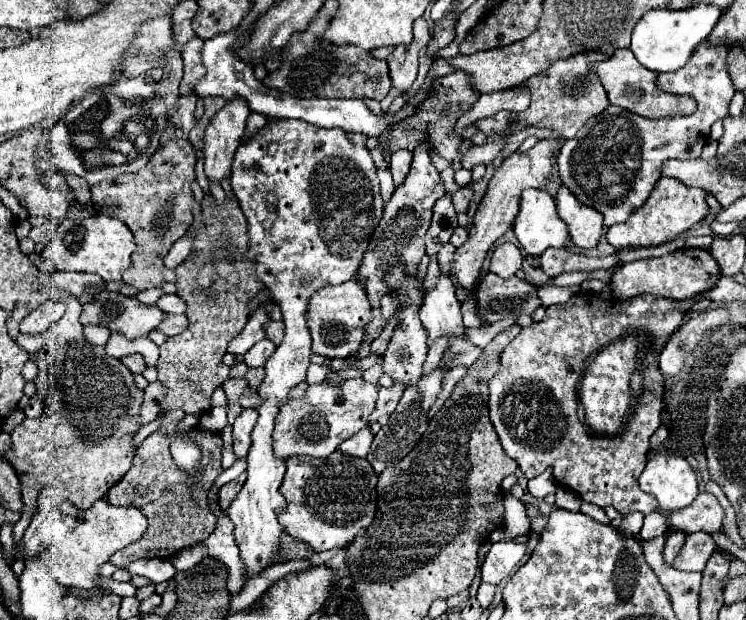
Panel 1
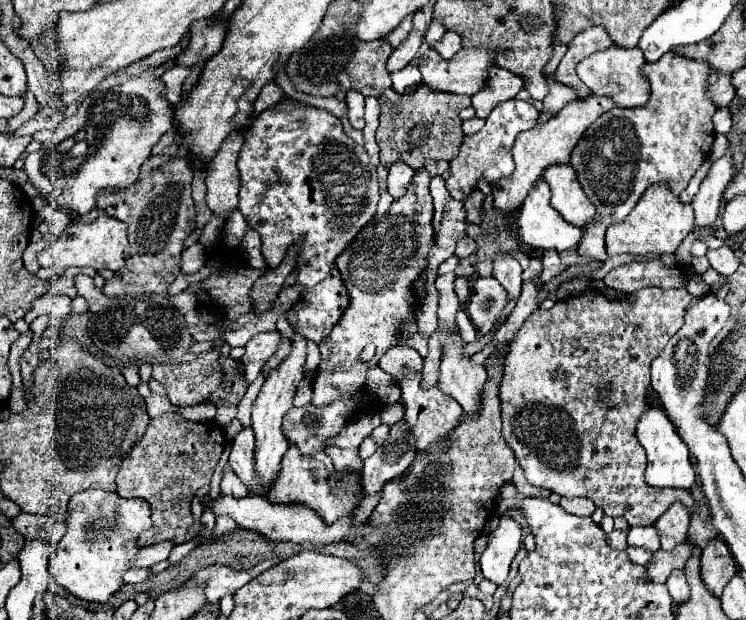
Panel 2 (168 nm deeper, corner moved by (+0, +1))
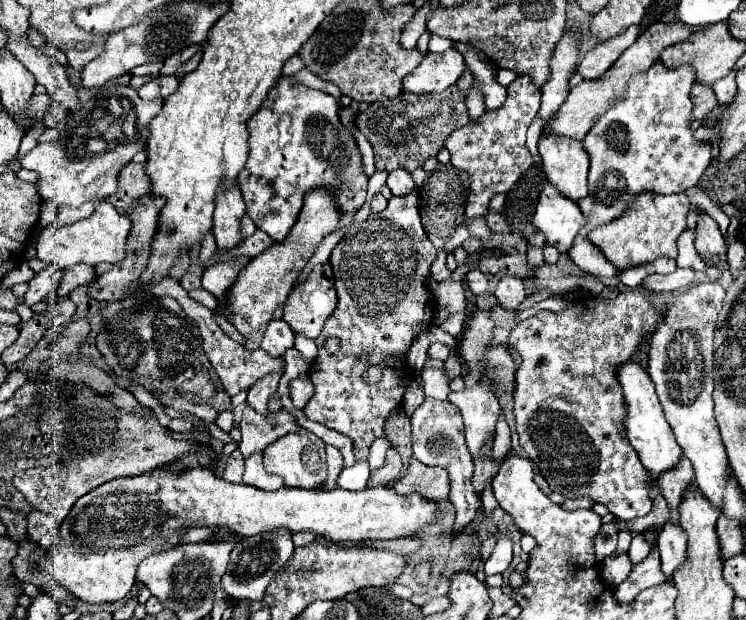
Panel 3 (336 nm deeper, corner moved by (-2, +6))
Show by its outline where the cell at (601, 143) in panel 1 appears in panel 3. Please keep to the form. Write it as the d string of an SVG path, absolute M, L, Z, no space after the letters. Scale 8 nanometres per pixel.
M656 62L646 72L638 72L630 78L628 90L624 98L620 98L616 104L612 104L590 128L590 132L584 138L584 148L590 154L590 174L588 174L588 196L578 202L582 214L588 218L588 224L582 228L582 234L574 240L572 250L568 252L576 266L580 266L586 274L592 274L596 278L614 278L616 266L610 266L606 258L602 258L600 252L596 252L596 246L586 240L586 234L598 226L610 224L616 218L620 218L628 204L642 192L654 192L654 194L678 194L686 192L688 188L698 186L704 170L710 166L712 160L712 148L708 142L698 142L692 136L690 122L692 122L692 100L690 100L690 86L696 80L696 72L690 66L680 68L666 68L662 62Z

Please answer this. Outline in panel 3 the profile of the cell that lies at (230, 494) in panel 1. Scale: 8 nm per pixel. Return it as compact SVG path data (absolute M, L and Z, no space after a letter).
M236 448L228 458L226 458L226 468L222 472L222 478L234 484L242 482L242 472L244 472L244 458L242 452Z

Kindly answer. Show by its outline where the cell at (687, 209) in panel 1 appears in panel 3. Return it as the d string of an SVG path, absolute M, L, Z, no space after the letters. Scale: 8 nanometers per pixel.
M652 192L640 194L634 198L634 202L628 206L626 214L622 214L618 220L610 222L608 226L600 226L592 230L586 238L600 248L600 252L616 266L638 266L646 262L654 262L660 256L676 260L676 240L686 230L686 214L688 214L690 202L686 194L672 194L672 196L658 196Z

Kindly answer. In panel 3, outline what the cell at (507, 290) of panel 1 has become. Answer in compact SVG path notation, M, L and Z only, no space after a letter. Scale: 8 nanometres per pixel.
M472 268L466 276L464 276L468 288L474 292L474 294L488 294L488 278L478 270L478 268Z

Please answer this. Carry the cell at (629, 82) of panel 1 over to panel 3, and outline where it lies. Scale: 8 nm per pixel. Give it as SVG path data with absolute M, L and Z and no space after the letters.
M630 26L628 30L624 30L622 34L616 34L612 38L608 38L606 42L598 42L580 62L578 66L578 72L588 78L588 80L594 80L594 78L600 78L616 60L618 56L634 44L634 40L638 38L640 34L640 28L638 26Z

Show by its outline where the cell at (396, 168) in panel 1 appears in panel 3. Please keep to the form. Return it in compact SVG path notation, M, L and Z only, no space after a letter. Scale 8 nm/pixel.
M400 168L400 170L390 172L390 176L388 176L388 188L392 190L394 196L406 196L406 194L410 194L410 192L416 190L416 184L414 184L410 172L406 172L406 170Z

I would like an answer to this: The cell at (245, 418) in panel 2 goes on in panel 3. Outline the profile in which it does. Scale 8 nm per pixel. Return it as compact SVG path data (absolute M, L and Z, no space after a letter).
M246 406L240 422L241 440L238 448L242 450L244 458L248 458L256 452L264 451L270 442L294 430L298 430L298 424L288 412L280 410L278 414L264 416Z

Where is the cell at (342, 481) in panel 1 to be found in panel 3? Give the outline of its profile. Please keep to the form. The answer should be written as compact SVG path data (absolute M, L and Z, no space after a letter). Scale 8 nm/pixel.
M300 428L296 432L290 432L276 442L268 444L264 448L264 466L270 470L270 474L278 474L286 480L286 486L294 488L320 488L320 484L326 480L326 454L324 454L324 442L316 438L314 432Z

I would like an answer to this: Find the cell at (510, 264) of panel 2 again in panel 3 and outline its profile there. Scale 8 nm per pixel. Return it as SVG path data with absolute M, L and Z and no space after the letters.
M506 276L500 280L494 296L498 298L498 304L508 310L508 312L514 312L522 306L522 302L526 300L526 292L524 292L524 284L520 278L514 278L514 276Z

